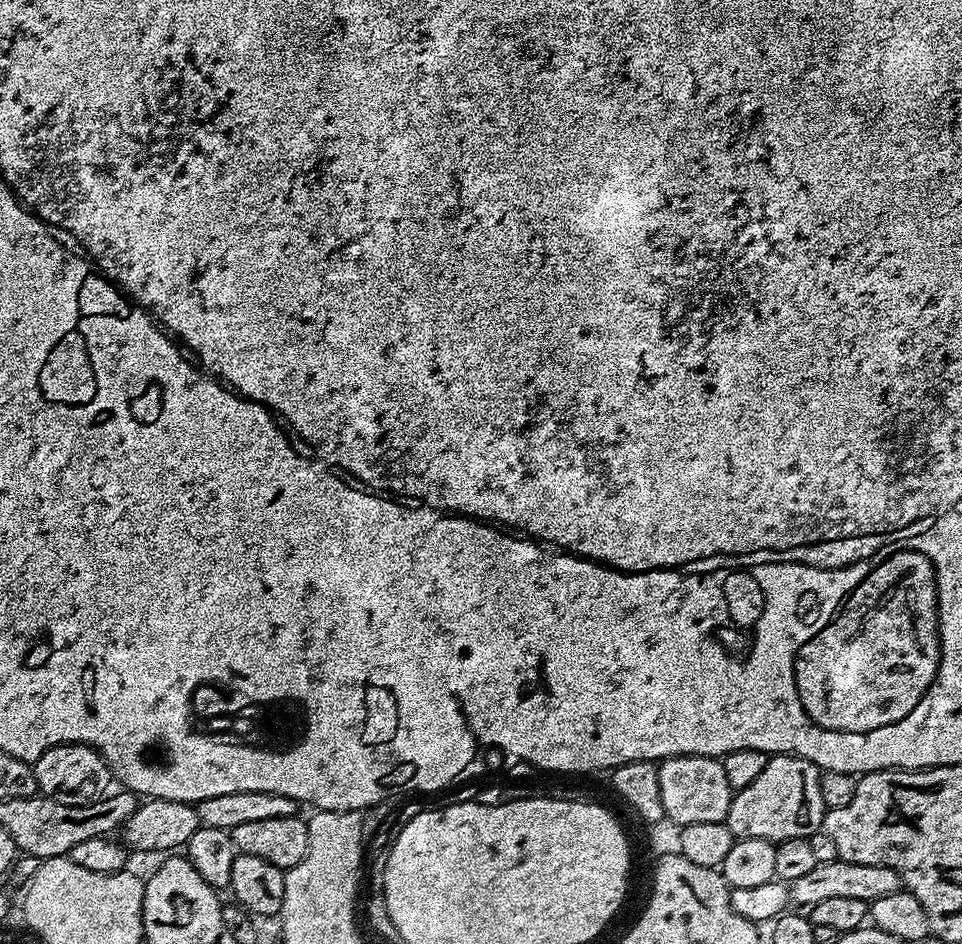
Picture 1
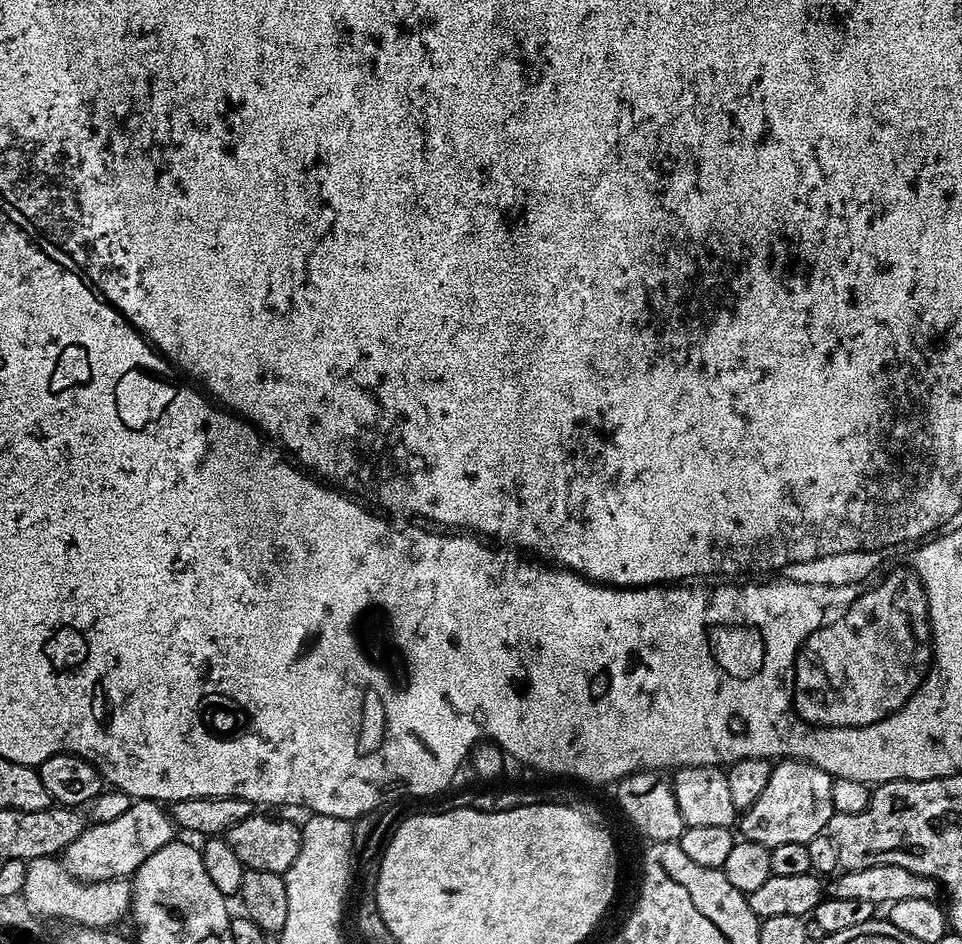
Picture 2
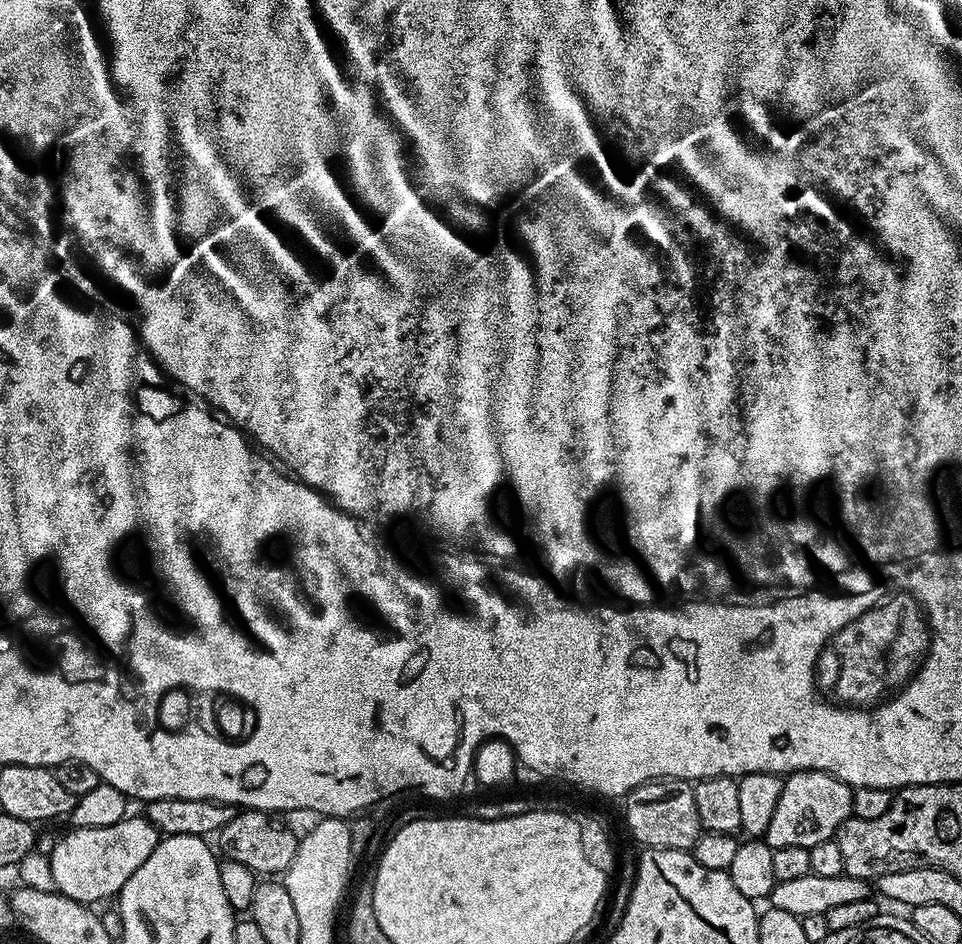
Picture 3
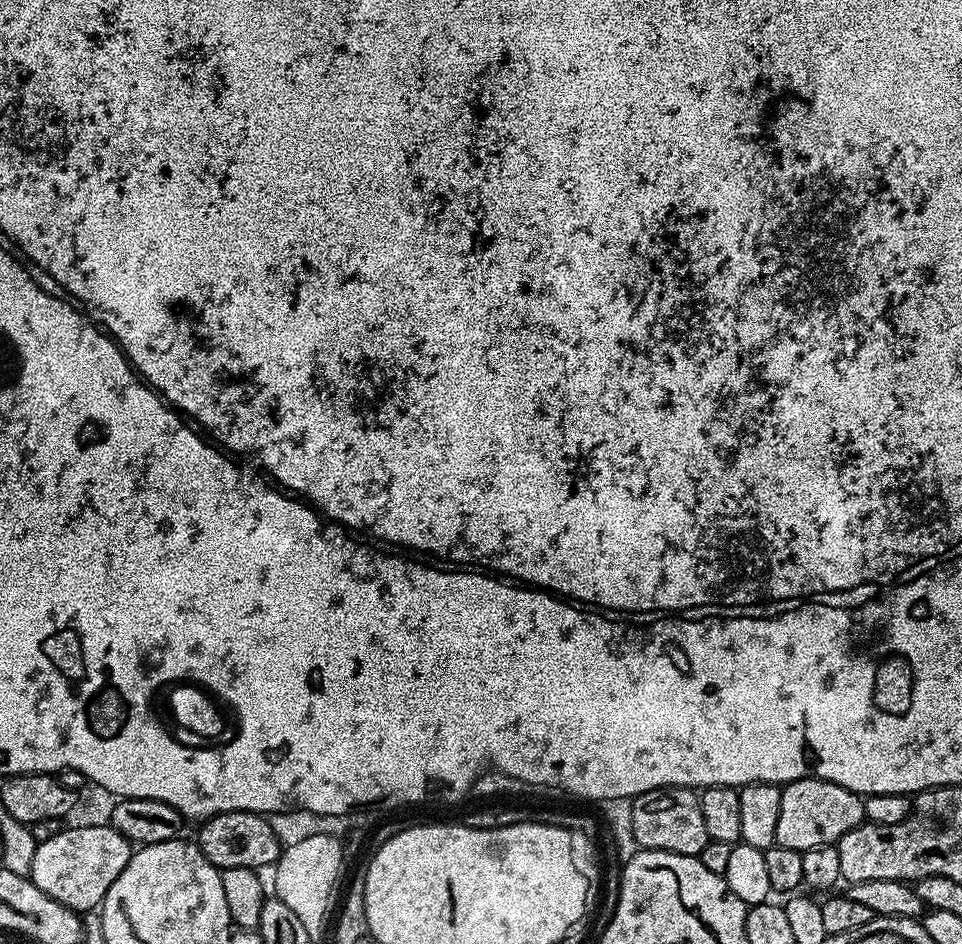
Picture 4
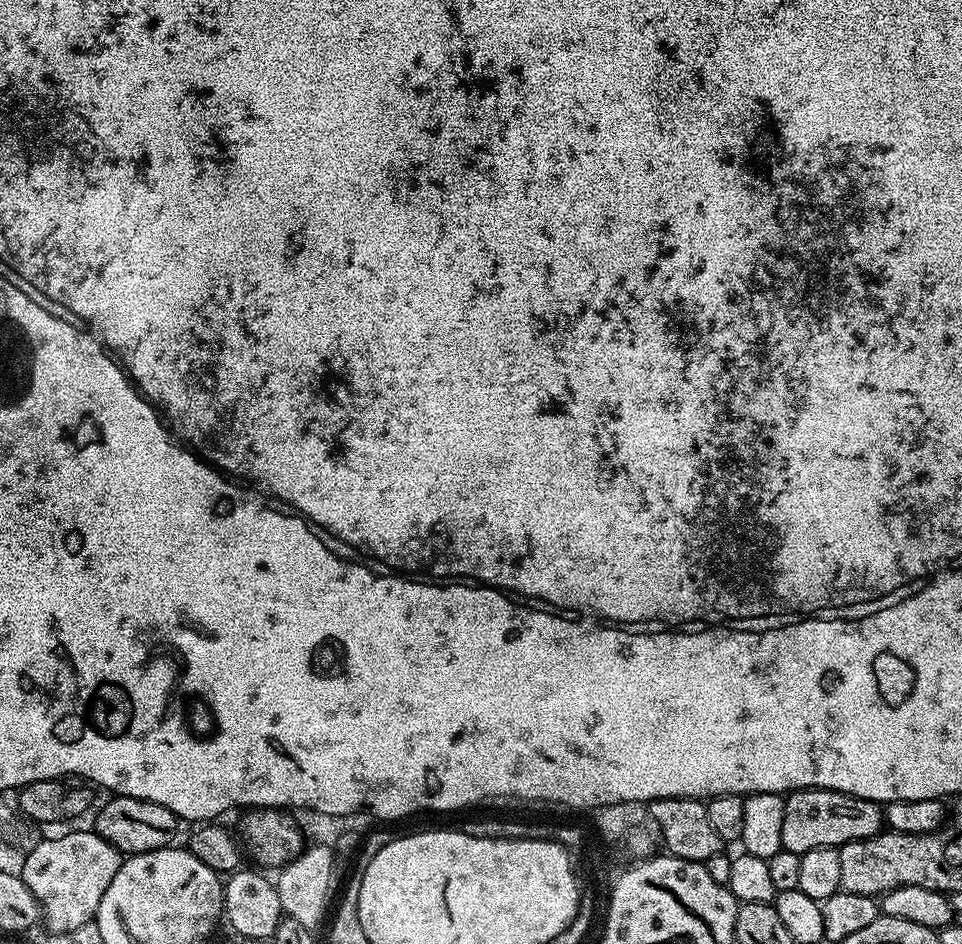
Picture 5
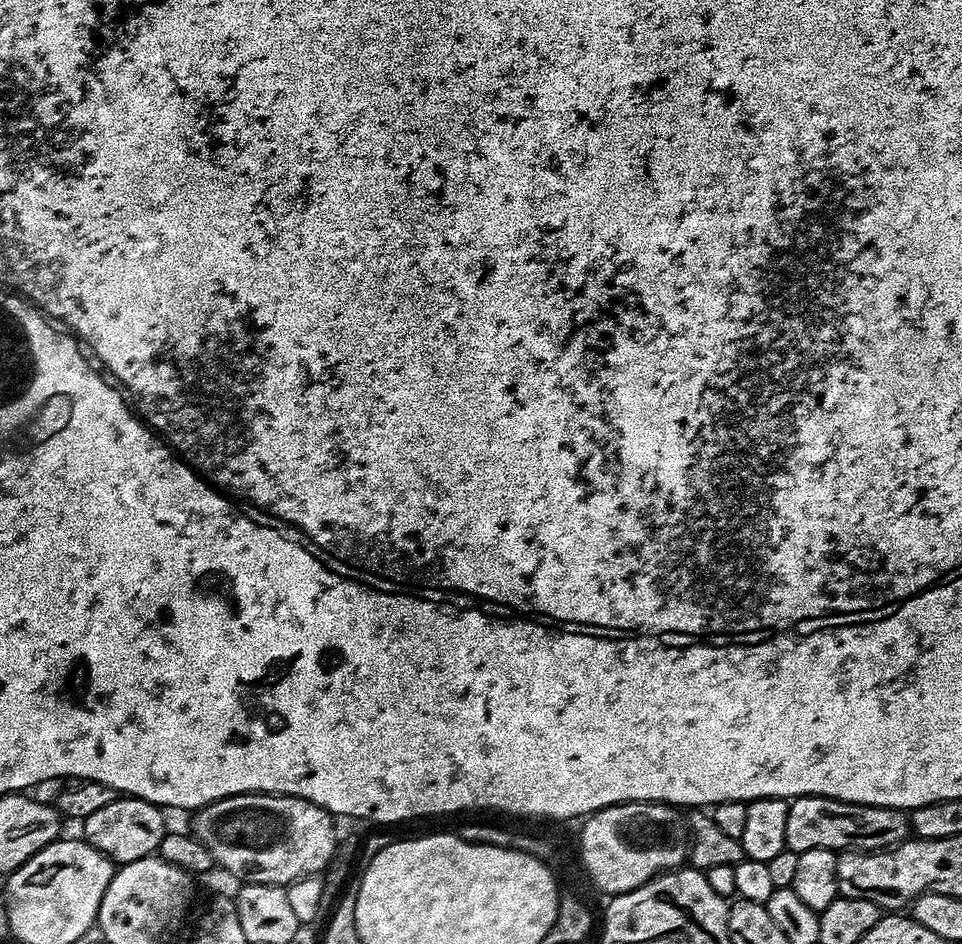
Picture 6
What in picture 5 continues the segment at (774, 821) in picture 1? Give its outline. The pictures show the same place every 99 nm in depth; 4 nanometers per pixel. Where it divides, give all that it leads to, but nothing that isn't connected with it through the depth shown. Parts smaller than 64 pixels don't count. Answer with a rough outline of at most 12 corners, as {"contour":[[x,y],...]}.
{"contour":[[825,788],[786,799],[782,848],[877,836],[877,801]]}

